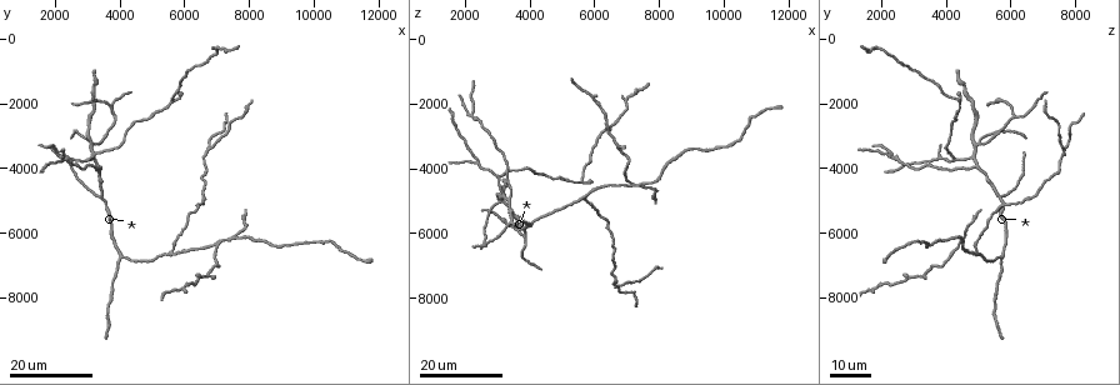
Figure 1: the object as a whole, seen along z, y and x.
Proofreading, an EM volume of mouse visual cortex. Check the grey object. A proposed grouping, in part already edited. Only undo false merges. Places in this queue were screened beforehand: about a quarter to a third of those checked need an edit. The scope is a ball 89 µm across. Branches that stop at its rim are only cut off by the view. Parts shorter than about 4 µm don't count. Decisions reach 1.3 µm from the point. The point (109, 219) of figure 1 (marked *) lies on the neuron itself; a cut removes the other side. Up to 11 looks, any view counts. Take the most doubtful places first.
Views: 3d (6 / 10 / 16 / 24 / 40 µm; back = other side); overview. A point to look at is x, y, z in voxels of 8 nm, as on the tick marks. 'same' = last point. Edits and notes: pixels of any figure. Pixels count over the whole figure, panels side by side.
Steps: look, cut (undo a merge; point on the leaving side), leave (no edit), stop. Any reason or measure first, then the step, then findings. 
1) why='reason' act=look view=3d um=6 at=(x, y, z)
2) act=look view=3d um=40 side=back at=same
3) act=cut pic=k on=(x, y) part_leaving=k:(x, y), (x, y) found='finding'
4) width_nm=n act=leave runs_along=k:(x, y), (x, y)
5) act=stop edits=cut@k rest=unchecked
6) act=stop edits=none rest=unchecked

why='arms part here' act=look view=3d um=24 at=(2200, 3600, 2400)

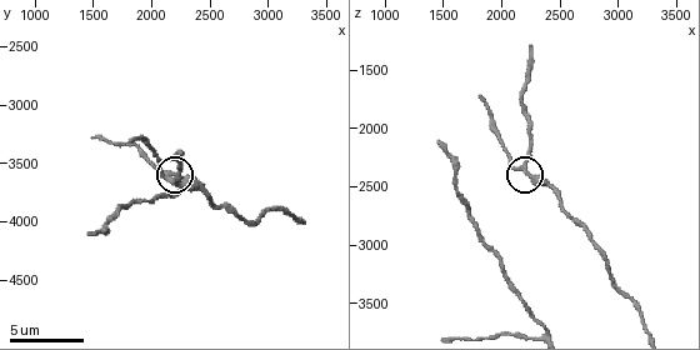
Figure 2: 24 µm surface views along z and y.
why='zoom in' act=look view=3d um=10 at=(2180, 3620, 2340)

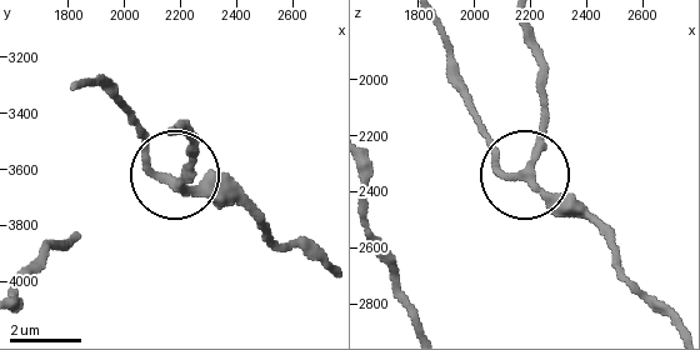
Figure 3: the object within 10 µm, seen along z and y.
side_arm_um=7 act=leave runs_along=3:(324, 270), (234, 204), (154, 168), (141, 126), (121, 103) found='one neuron here'

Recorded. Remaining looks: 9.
why='branch point' act=look view=3d um=24 at=(3200, 3700, 4800)

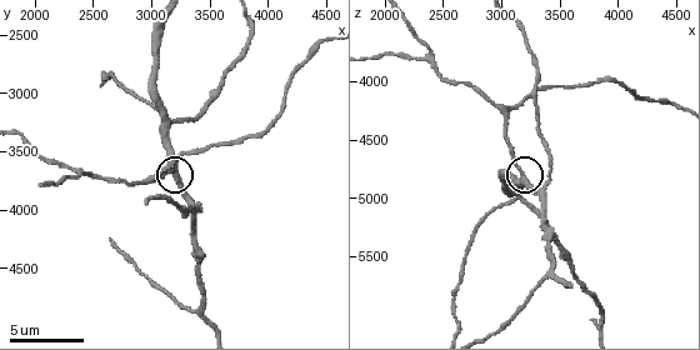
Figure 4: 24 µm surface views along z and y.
act=look view=3d um=10 at=same

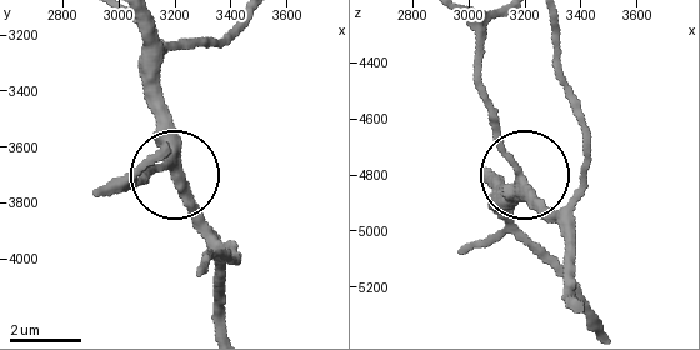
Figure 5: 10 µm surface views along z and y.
arms=3 act=leave found='continuous, no second neuron'

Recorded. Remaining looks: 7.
why='branch point' act=look view=3d um=6 at=(3820, 2380, 6120)

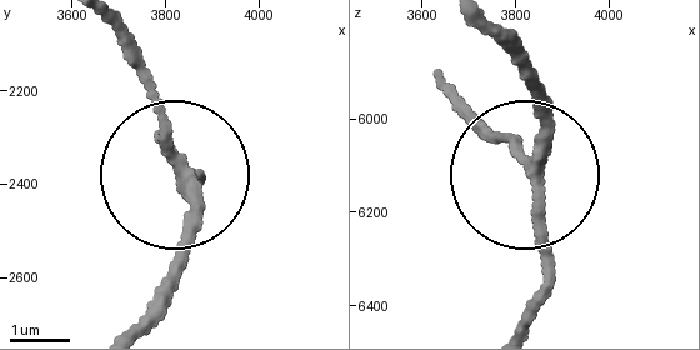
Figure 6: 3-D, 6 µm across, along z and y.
why='from behind' act=look view=3d um=6 side=back at=(3845, 2375, 6095)

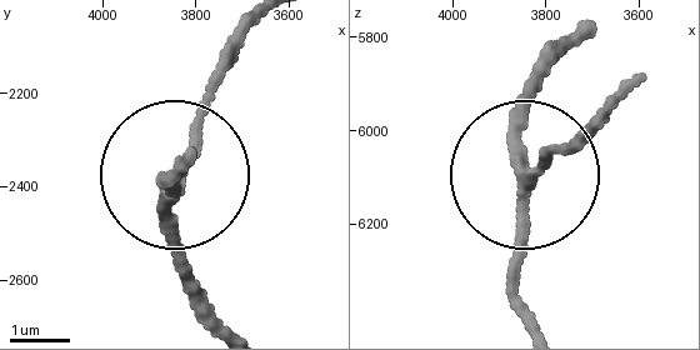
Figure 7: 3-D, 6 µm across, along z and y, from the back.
side_arm_um=14 act=leave found='continuous, no second neuron'

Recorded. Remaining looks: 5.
why='three arms meet' act=look view=3d um=10 at=(3380, 4860, 5640)

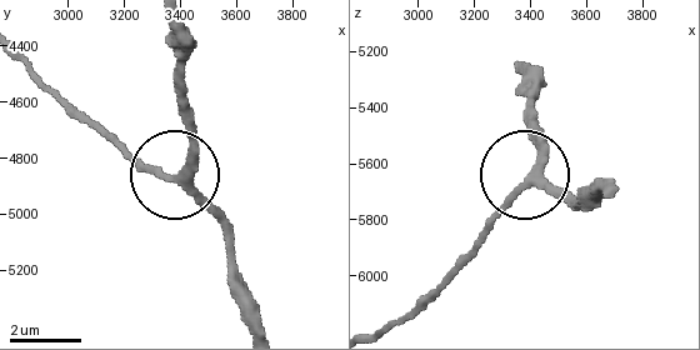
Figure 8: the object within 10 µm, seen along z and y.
act=look view=3d um=10 side=back at=(3410, 4870, 5650)

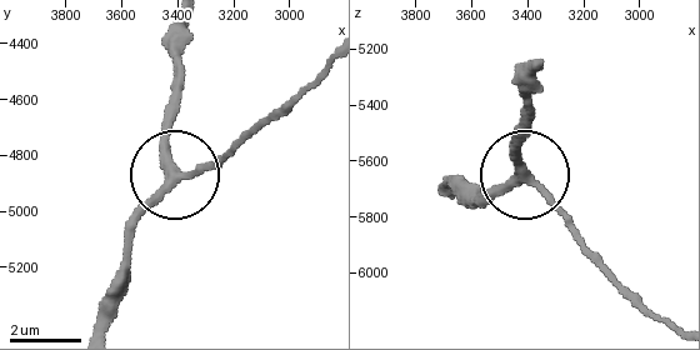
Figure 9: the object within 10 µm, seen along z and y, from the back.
side_arm_um=17 act=leave runs_along=9:(110, 323), (136, 206), (173, 174), (208, 170), (231, 155) found='continuous, no second neuron'

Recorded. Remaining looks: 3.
why='three-way junction' act=look view=3d um=16 at=(4100, 6700, 5700)

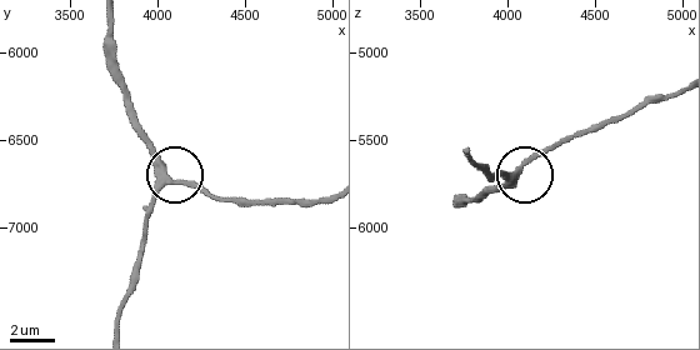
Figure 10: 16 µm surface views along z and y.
act=look view=3d um=10 at=(4040, 6720, 5700)

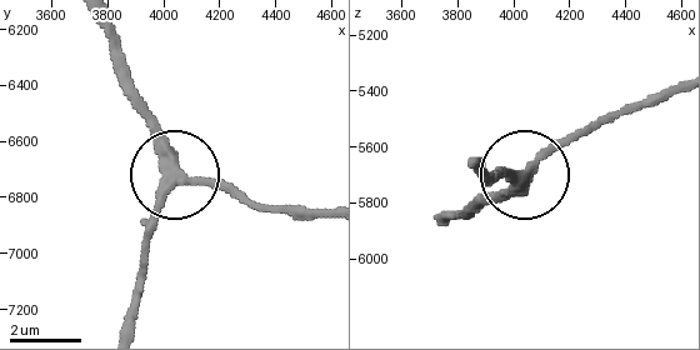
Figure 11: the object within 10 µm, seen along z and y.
act=leave runs_along=11:(99, 20), (123, 91), (170, 181), (144, 250) found='one neuron here'

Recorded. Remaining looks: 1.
act=stop edits=none rest=unchecked

